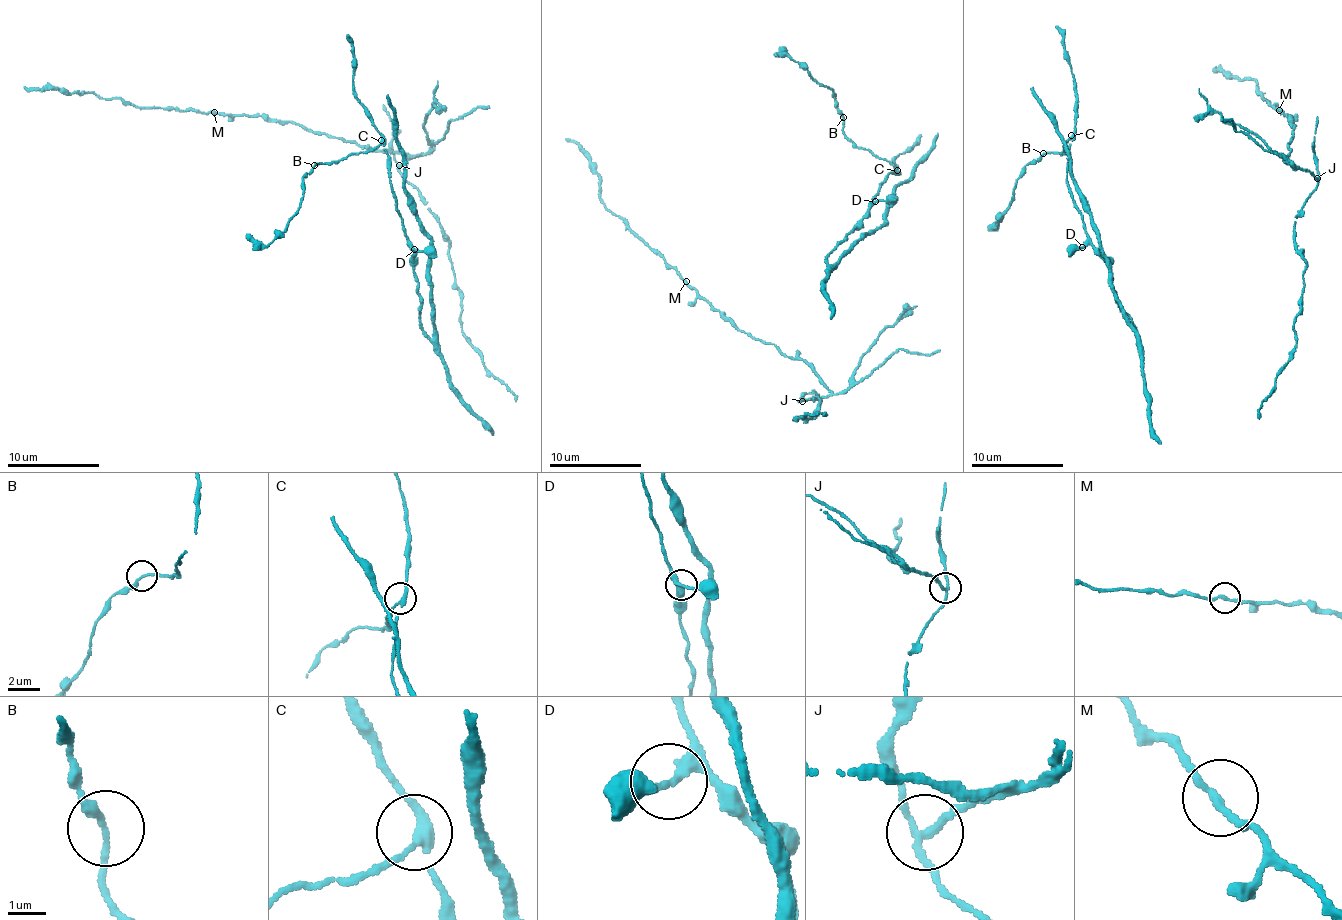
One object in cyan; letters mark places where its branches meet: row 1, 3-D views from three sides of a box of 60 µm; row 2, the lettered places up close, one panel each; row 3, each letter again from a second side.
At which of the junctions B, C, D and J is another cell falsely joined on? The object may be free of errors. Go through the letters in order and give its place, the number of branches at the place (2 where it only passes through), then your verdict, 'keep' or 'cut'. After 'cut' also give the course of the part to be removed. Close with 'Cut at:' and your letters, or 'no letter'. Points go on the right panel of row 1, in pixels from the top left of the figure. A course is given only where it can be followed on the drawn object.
B: place (1043, 153); branches 2; keep
C: place (1071, 135); branches 3; keep
D: place (1082, 247); branches 3; keep
J: place (1317, 178); branches 3; cut; course (1317, 178), (1285, 160), (1296, 126), (1291, 117), (1264, 100), (1250, 80), (1225, 77), (1215, 67)
Cut at: J

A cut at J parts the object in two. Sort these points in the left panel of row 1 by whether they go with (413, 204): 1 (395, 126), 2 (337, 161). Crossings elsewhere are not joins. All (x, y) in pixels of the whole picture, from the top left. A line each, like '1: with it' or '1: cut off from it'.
1: with it
2: with it

